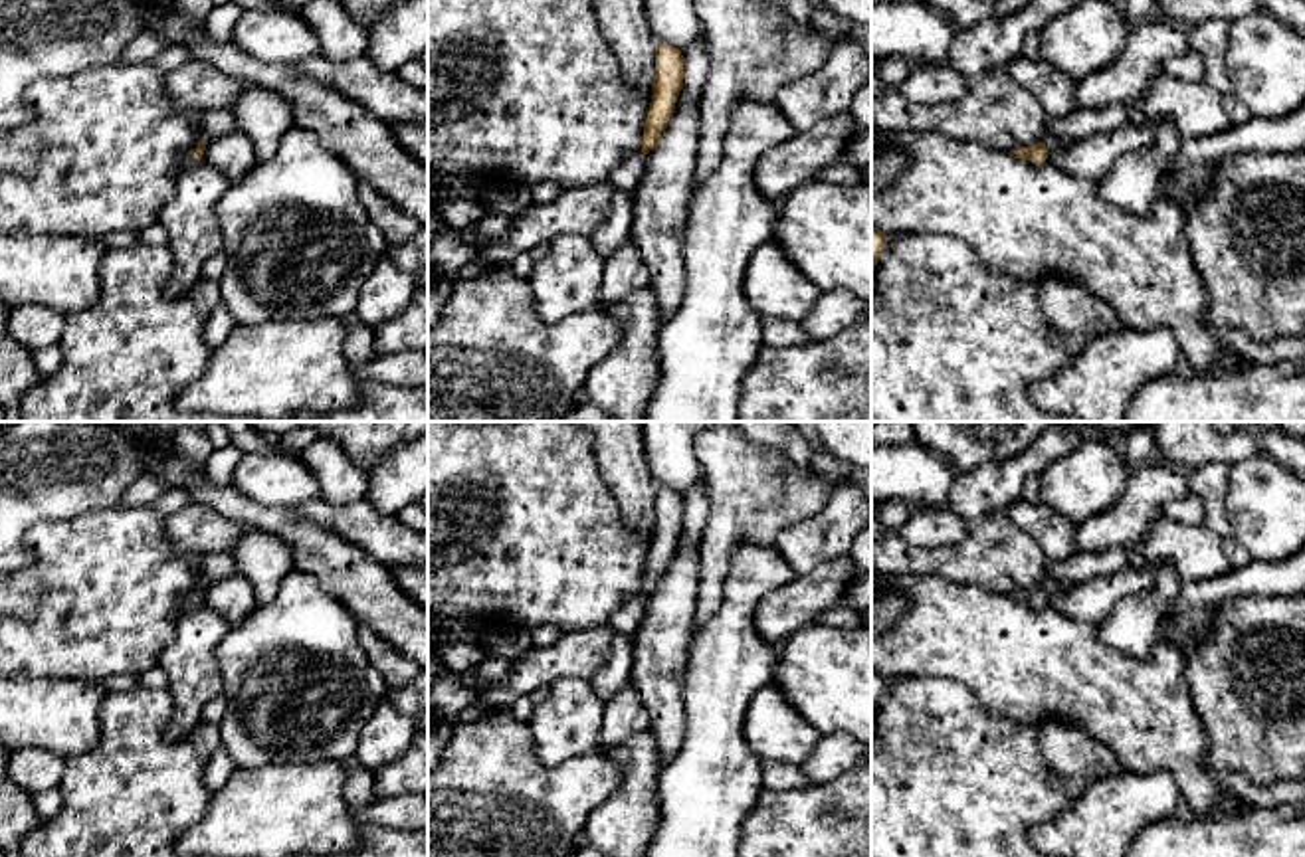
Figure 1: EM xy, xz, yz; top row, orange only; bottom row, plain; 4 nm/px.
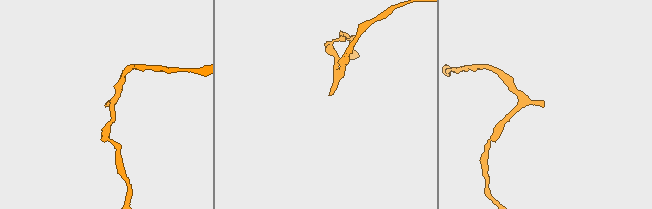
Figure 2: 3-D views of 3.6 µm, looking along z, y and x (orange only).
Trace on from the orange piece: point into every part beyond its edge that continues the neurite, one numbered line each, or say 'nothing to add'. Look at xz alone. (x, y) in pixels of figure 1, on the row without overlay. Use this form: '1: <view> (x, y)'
nothing to add

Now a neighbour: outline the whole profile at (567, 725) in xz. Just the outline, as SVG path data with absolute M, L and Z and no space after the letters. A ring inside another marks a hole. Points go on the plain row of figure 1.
M586 679L554 681L549 699L535 705L529 718L535 758L545 766L558 766L596 752L604 705Z

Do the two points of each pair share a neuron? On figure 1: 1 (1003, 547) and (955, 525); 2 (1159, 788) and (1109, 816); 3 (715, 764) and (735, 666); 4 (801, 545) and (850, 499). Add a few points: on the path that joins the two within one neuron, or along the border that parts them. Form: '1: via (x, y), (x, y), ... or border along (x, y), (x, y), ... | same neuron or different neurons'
1: border along (967, 521), (967, 535), (963, 539), (921, 547) | different neurons
2: via (1147, 796), (1129, 800), (1121, 808) | same neuron
3: via (715, 741), (717, 689) | same neuron
4: via (812, 535), (838, 511) | same neuron

